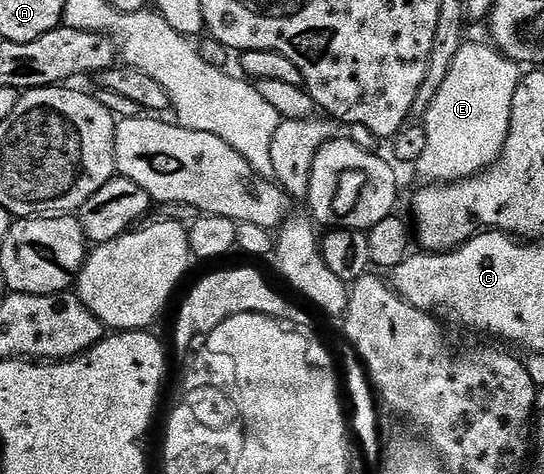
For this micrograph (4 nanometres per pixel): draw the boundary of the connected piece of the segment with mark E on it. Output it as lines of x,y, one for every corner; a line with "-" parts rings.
465,43
461,47
461,51
457,51
457,59
453,59
453,67
449,67
449,75
445,75
445,83
441,83
441,91
437,91
437,95
433,95
433,103
429,107
429,111
421,118
421,124
425,131
425,151
421,151
418,161
414,162
413,169
416,169
427,183
446,183
449,181
460,181
466,177
477,175
483,169
487,169
501,155
501,151
505,147
505,139
509,135
509,123
511,122
511,112
513,111
513,95
517,95
517,87
519,86
519,78
521,76
521,67
516,61
510,61
508,57
504,57
498,49
490,44
471,45

